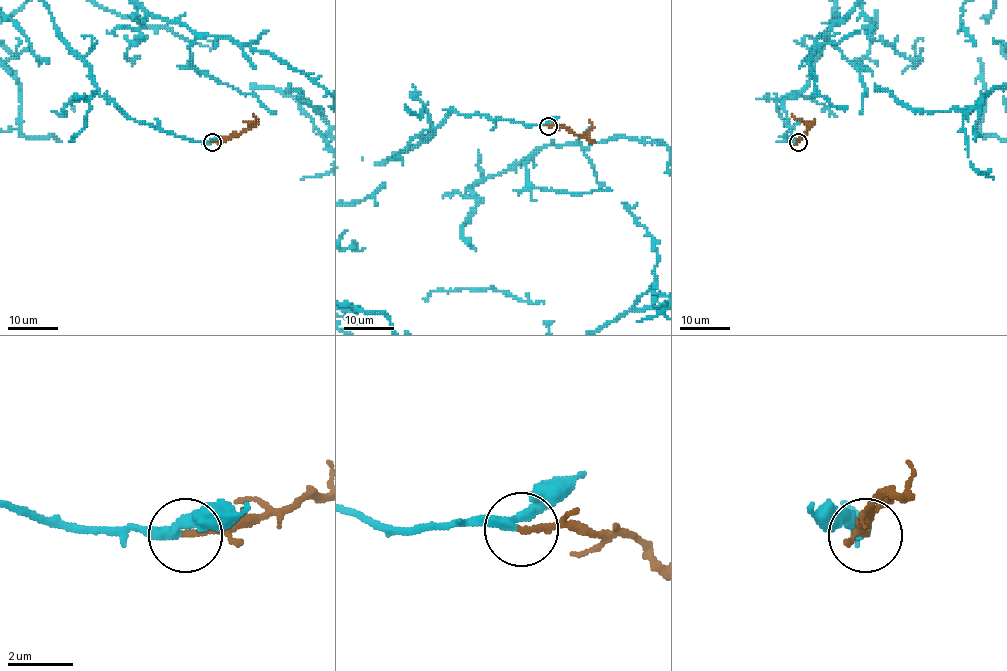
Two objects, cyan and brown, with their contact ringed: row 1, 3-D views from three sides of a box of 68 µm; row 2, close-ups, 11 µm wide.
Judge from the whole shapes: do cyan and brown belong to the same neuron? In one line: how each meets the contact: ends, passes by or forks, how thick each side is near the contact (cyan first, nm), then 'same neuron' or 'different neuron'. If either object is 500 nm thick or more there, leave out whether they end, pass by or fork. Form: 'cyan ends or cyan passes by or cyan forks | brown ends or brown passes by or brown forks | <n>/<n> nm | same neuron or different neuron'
cyan passes by | brown ends | 280/220 nm | same neuron

